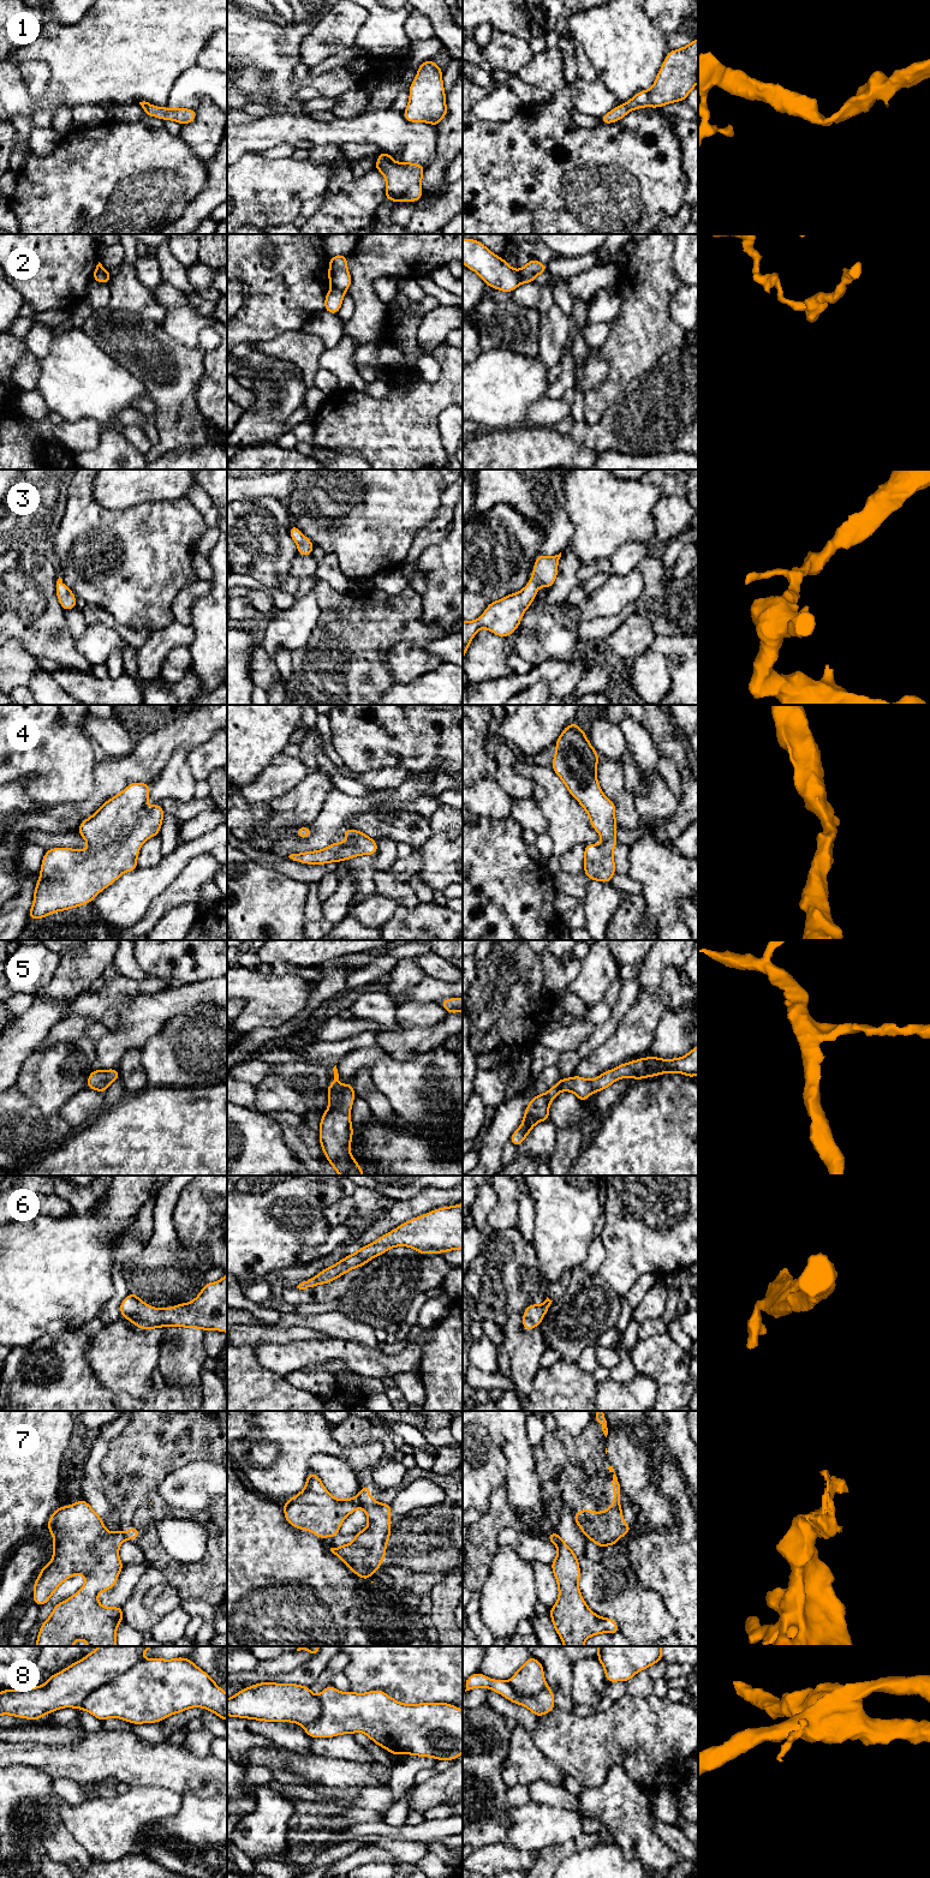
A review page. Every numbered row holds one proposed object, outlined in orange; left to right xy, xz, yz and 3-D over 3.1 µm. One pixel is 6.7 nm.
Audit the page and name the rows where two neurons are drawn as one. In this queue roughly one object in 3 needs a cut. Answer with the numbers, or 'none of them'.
2, 7, 8

